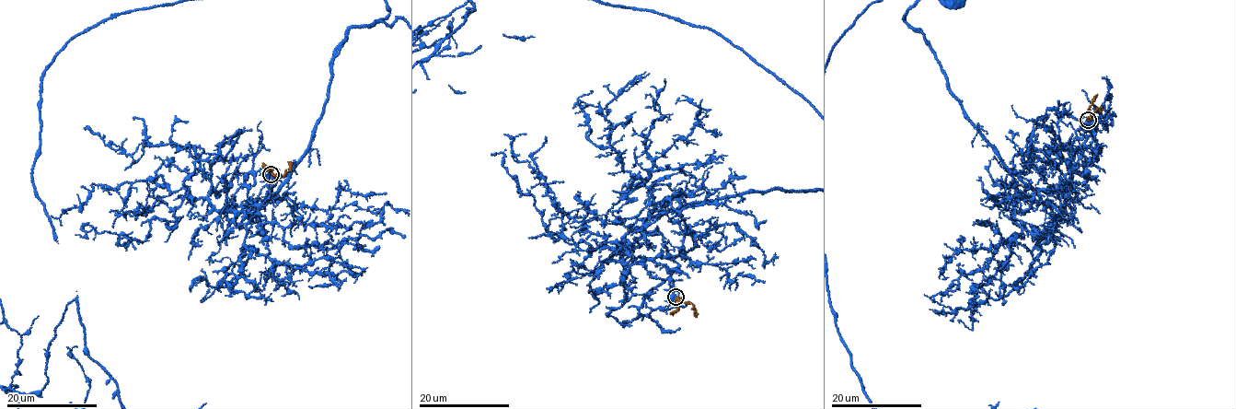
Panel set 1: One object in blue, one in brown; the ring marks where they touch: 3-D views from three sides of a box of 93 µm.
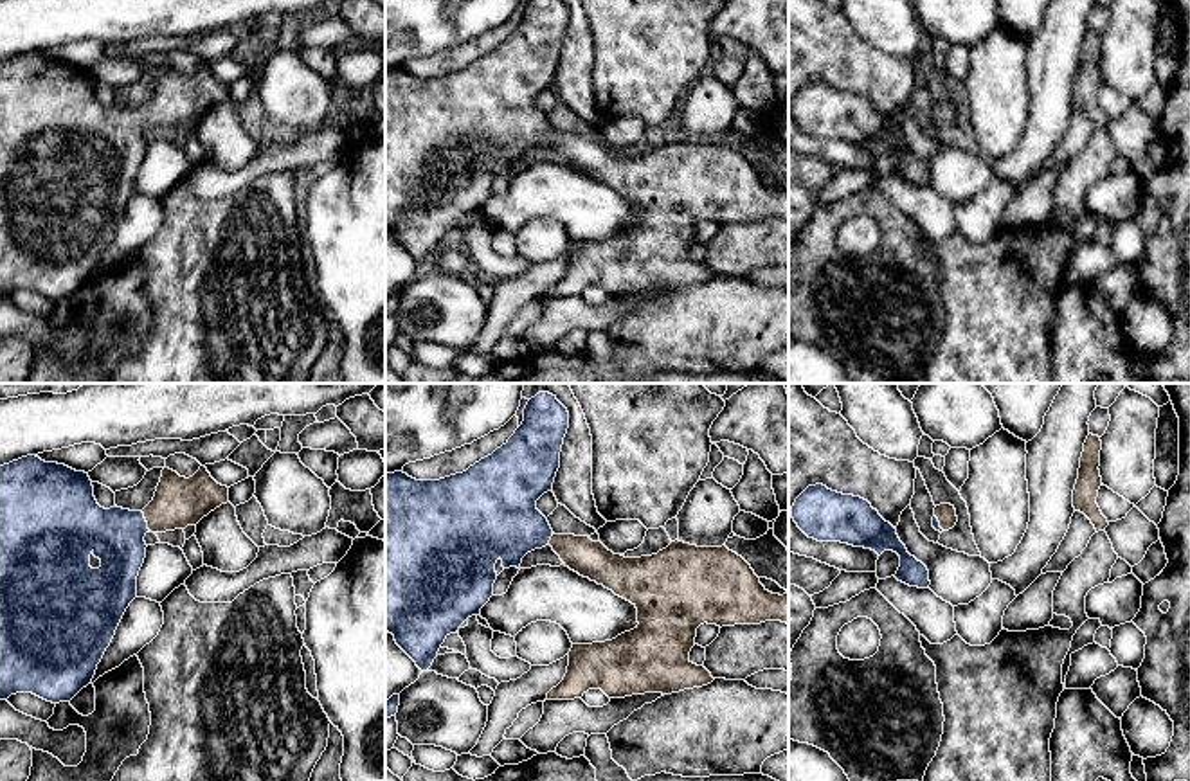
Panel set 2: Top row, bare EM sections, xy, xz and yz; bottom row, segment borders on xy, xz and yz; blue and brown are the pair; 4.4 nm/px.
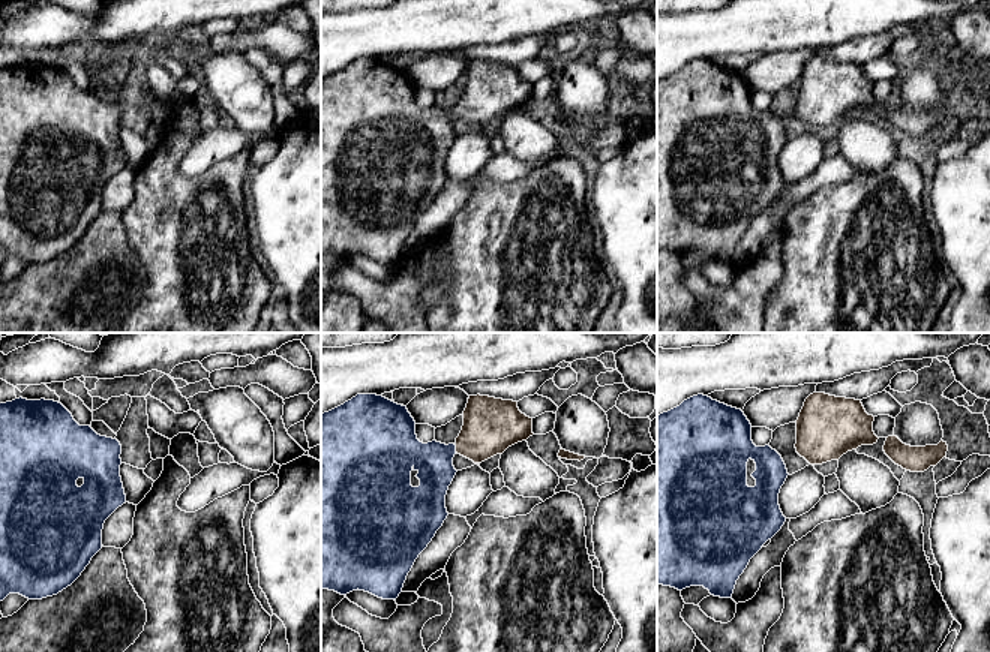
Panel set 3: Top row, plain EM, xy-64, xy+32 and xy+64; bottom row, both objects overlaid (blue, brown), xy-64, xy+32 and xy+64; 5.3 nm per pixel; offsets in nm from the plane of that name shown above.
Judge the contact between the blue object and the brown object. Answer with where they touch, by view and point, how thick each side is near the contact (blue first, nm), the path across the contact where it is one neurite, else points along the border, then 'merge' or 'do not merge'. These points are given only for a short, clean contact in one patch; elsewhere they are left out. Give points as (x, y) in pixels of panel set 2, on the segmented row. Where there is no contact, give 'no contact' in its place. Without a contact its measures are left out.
meets blue in xy at (144, 520); 240 nm thick on the blue side, 220 nm on the other; runs through xy (116, 535), (144, 520), (168, 511), (179, 502); merge

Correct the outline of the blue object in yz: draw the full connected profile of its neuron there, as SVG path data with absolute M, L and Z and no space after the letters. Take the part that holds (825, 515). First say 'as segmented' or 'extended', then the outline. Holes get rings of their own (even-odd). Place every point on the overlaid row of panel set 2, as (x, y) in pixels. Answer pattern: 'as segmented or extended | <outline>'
as segmented | M823 484L808 486L792 506L798 527L817 542L841 542L853 547L893 551L900 556L895 578L909 587L929 588L927 567L911 556L897 529L861 497L843 495Z

